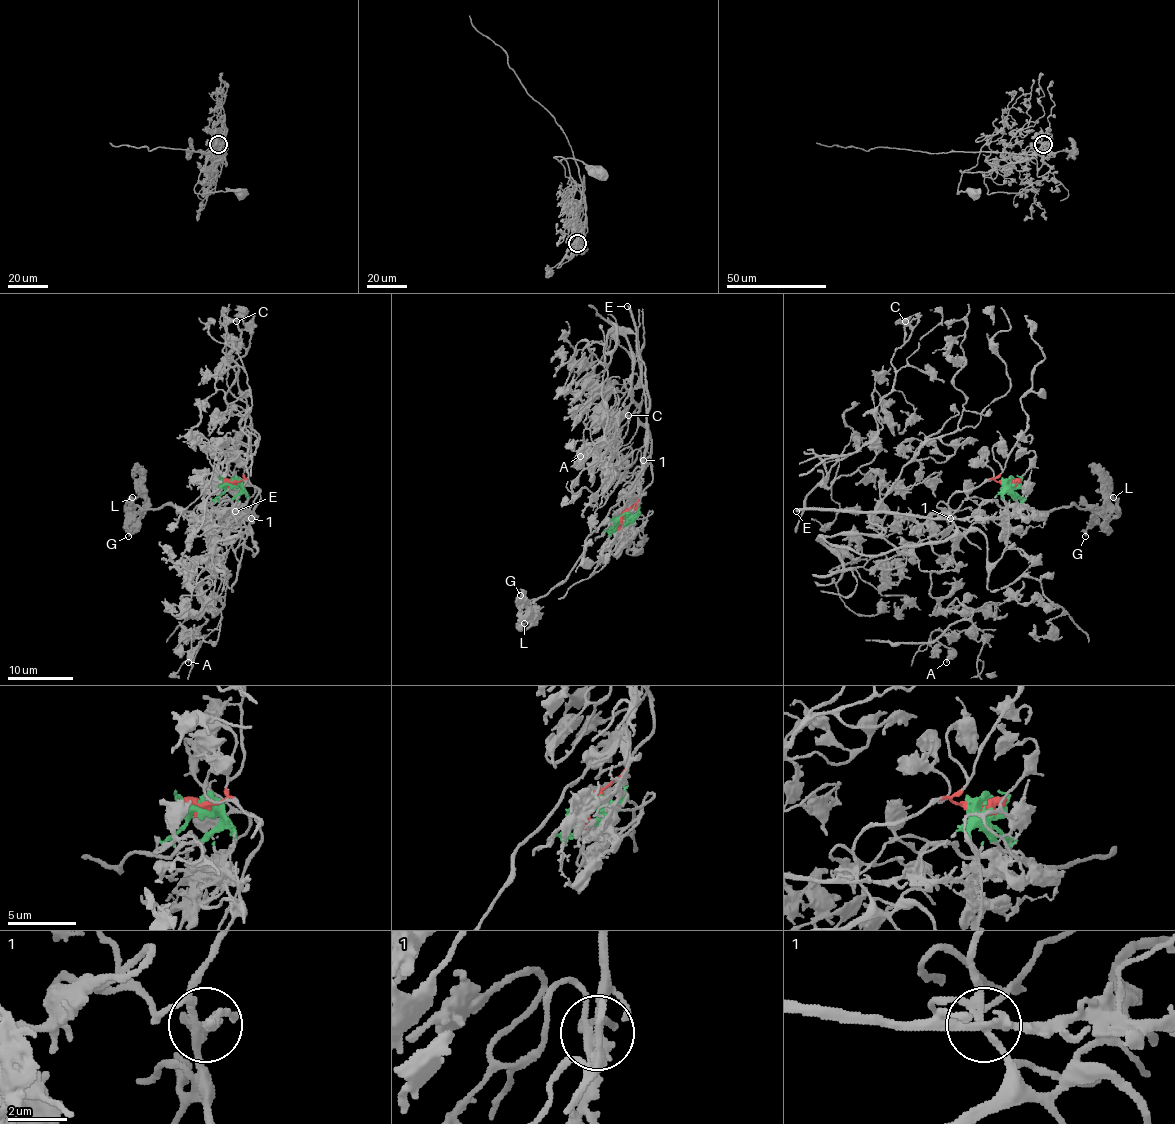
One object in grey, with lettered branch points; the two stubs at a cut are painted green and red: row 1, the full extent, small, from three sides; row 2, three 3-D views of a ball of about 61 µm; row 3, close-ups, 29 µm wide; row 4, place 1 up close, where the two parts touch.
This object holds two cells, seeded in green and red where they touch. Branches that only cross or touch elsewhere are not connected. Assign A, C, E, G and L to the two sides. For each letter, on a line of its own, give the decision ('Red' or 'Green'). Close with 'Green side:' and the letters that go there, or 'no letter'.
A: Red
C: Red
E: Green
G: Green
L: Green
Green side: E, G, L

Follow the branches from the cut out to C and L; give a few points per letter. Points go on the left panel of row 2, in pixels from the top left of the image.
C: (228, 484), (259, 490), (253, 554), (233, 536), (258, 440), (225, 399), (237, 321)
L: (228, 484), (246, 492), (241, 512), (224, 500), (192, 512), (130, 507), (129, 518), (132, 497)

